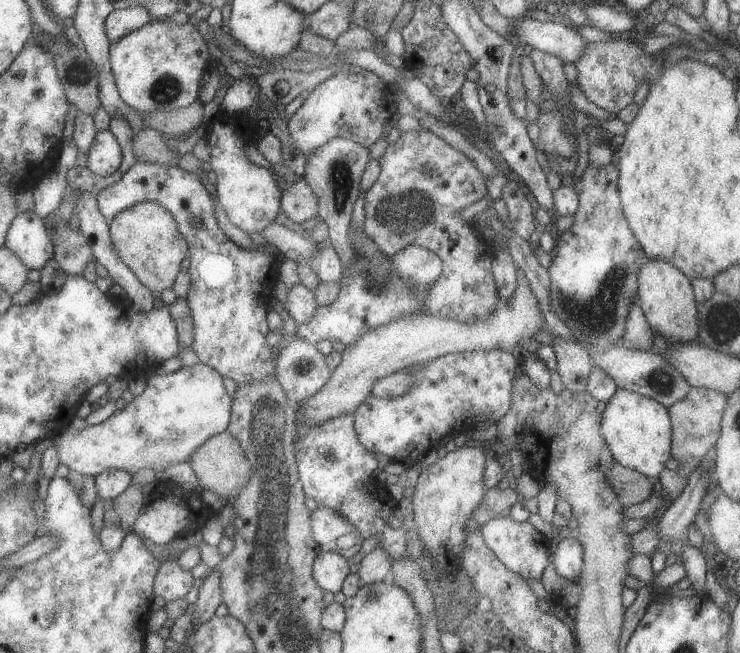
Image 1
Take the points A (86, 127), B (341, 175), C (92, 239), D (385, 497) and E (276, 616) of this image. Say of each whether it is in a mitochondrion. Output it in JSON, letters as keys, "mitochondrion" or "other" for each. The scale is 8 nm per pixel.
{"A":"other","B":"mitochondrion","C":"other","D":"other","E":"mitochondrion"}

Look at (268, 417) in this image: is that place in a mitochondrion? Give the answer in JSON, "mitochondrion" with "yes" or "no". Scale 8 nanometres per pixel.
{"mitochondrion":"yes"}

